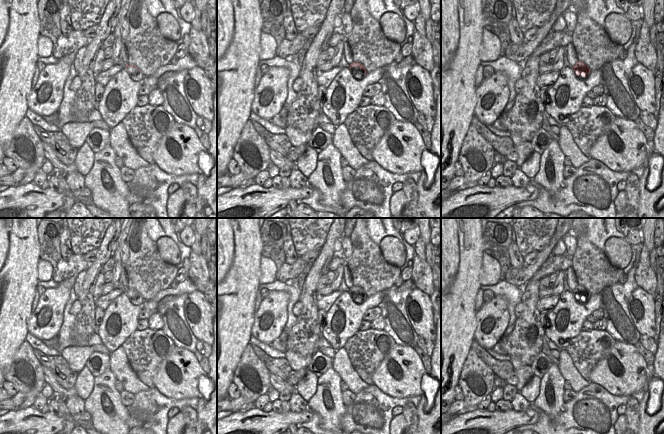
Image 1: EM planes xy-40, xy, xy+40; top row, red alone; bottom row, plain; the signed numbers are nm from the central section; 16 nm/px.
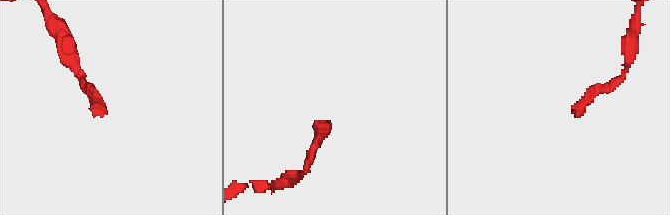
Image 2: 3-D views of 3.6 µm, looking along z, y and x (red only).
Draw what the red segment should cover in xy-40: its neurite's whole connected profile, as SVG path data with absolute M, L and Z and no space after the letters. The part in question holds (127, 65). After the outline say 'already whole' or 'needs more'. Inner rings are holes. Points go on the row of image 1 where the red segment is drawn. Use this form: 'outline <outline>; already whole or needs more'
outline M126 64L125 70L130 75L130 78L133 81L138 82L138 81L143 80L143 78L145 77L143 75L142 71L137 66L135 66L135 65Z; needs more

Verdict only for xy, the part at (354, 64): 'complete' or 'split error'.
split error

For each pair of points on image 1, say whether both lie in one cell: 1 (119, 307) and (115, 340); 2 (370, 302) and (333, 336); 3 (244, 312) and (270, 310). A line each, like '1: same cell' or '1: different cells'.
1: same cell
2: same cell
3: different cells

